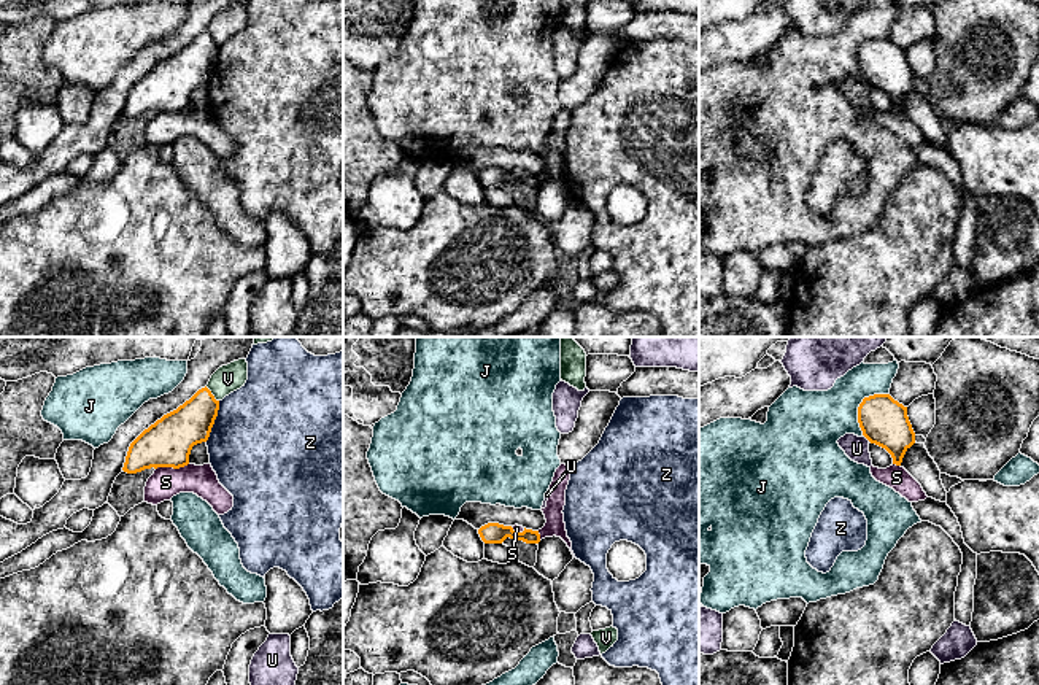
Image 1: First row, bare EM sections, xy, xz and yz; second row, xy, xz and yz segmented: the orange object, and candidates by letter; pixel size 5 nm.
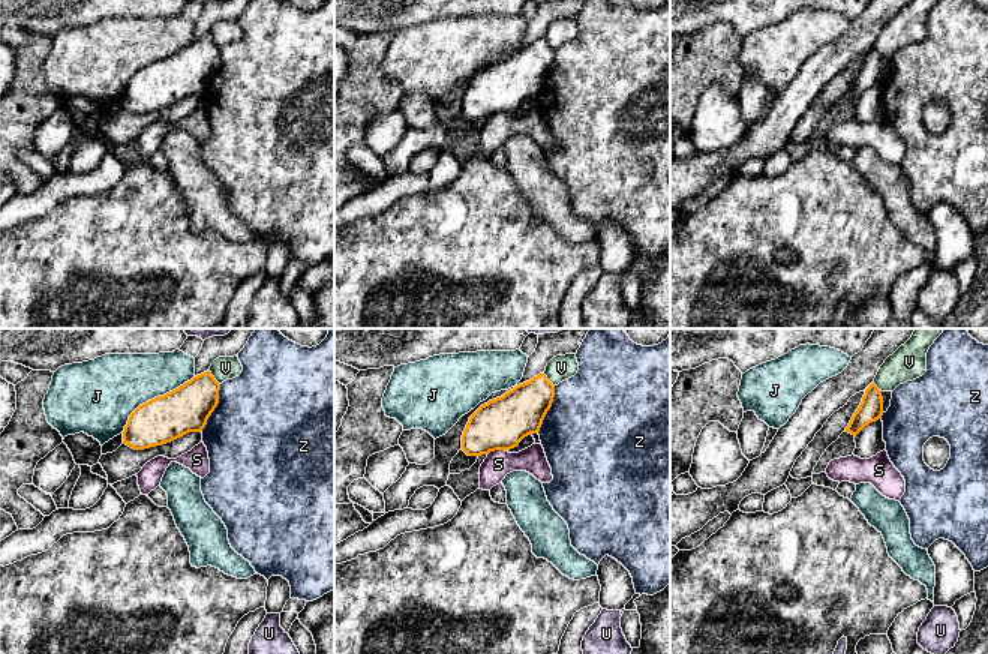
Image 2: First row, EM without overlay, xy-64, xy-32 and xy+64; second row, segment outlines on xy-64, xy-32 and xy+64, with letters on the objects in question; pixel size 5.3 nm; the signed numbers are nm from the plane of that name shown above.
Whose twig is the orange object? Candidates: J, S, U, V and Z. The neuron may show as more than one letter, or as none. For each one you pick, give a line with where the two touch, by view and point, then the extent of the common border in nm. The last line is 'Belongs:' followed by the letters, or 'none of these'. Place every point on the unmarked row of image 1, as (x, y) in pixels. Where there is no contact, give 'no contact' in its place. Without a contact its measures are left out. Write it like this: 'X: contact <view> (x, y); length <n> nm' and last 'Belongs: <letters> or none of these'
Belongs: none of these

